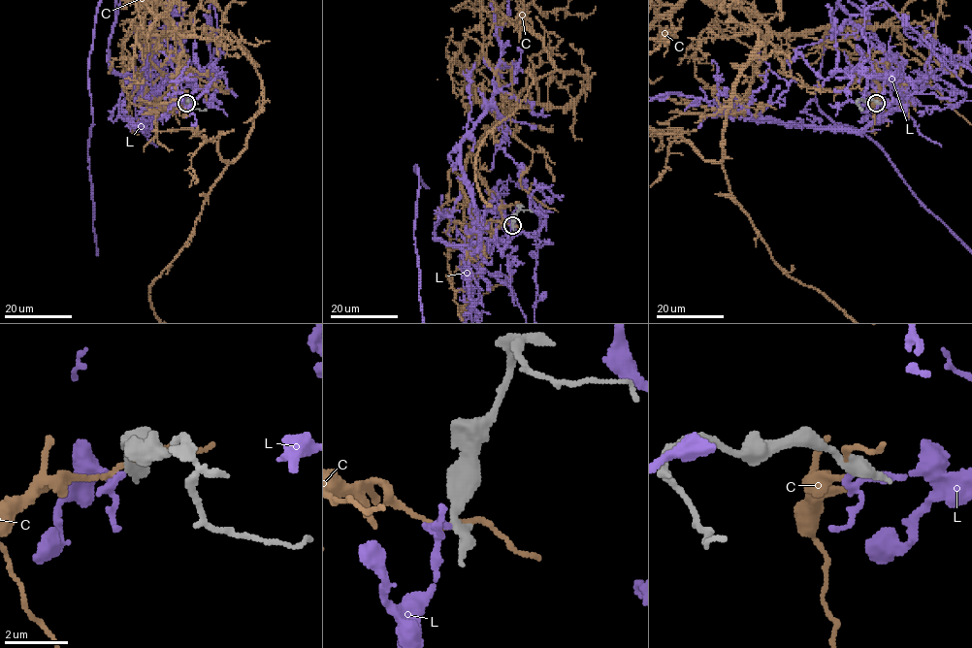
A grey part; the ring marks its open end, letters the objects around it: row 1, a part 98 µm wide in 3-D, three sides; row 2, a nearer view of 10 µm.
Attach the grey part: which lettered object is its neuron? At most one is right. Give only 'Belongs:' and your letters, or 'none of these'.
Belongs: L

